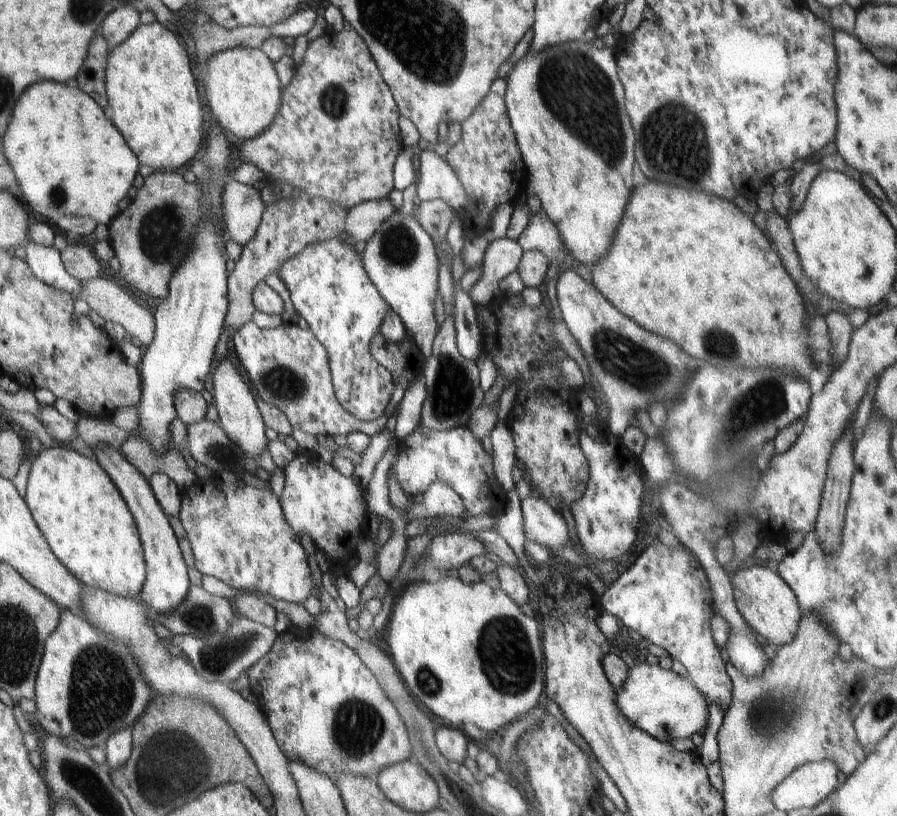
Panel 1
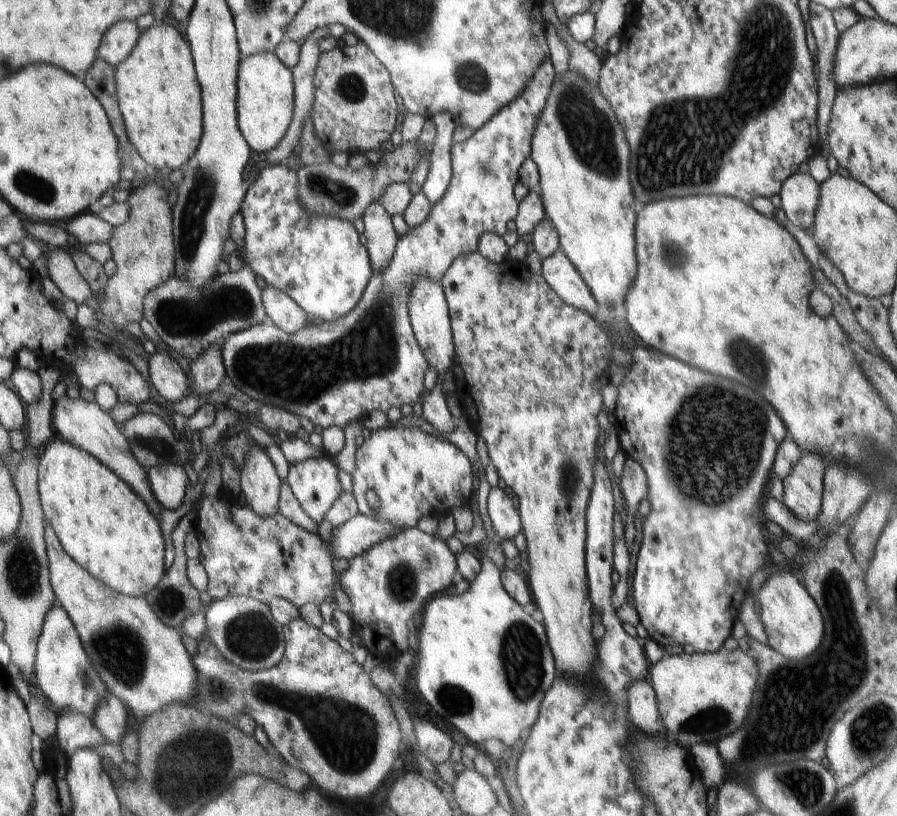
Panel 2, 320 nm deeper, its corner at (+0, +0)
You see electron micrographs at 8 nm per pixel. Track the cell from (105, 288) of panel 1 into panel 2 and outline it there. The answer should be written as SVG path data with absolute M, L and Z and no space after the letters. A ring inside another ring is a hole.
M46 247L46 270L48 277L60 289L60 292L73 300L77 305L82 304L93 292L88 283L82 278L78 269L73 265L72 257L63 249L50 250Z

